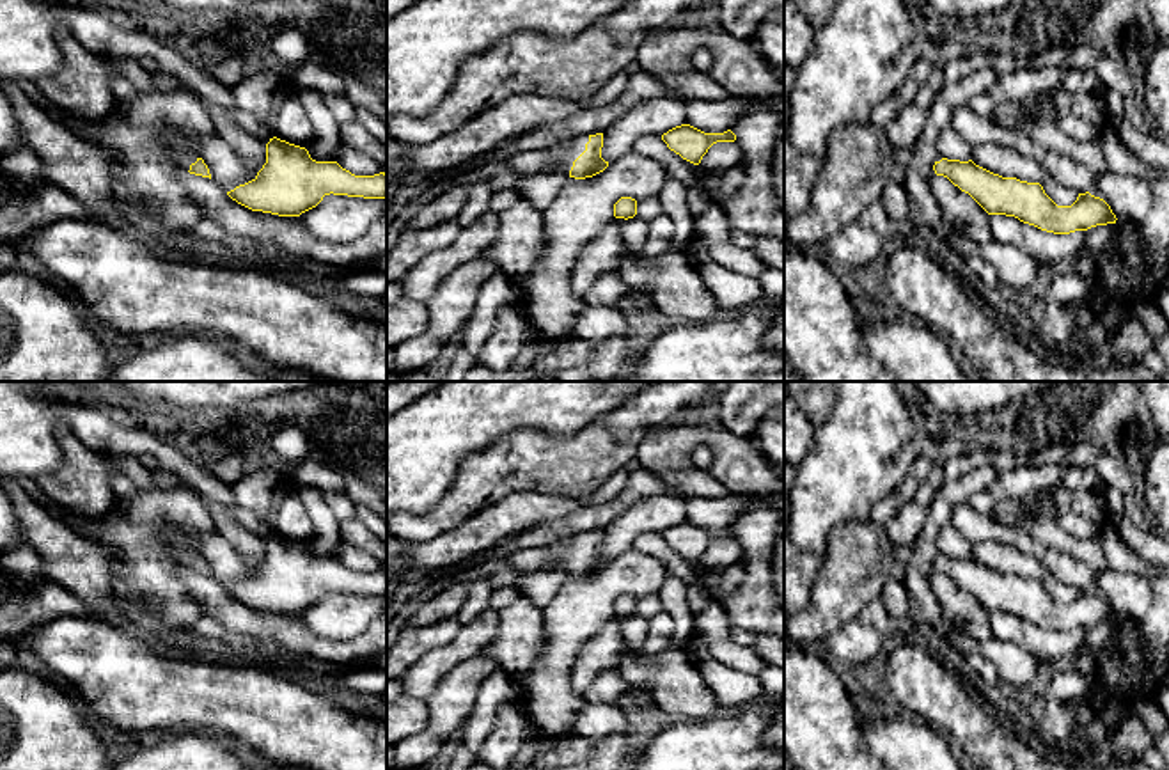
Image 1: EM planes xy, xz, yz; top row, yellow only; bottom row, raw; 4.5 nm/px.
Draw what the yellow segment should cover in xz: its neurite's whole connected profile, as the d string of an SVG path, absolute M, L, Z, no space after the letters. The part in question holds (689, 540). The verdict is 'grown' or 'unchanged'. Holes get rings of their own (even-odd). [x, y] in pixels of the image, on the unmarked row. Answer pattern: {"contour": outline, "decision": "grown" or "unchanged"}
{"contour": "M681 522L663 530L662 538L683 557L699 562L713 541L734 539L736 532L731 527L724 530L704 530L690 522Z", "decision": "unchanged"}

